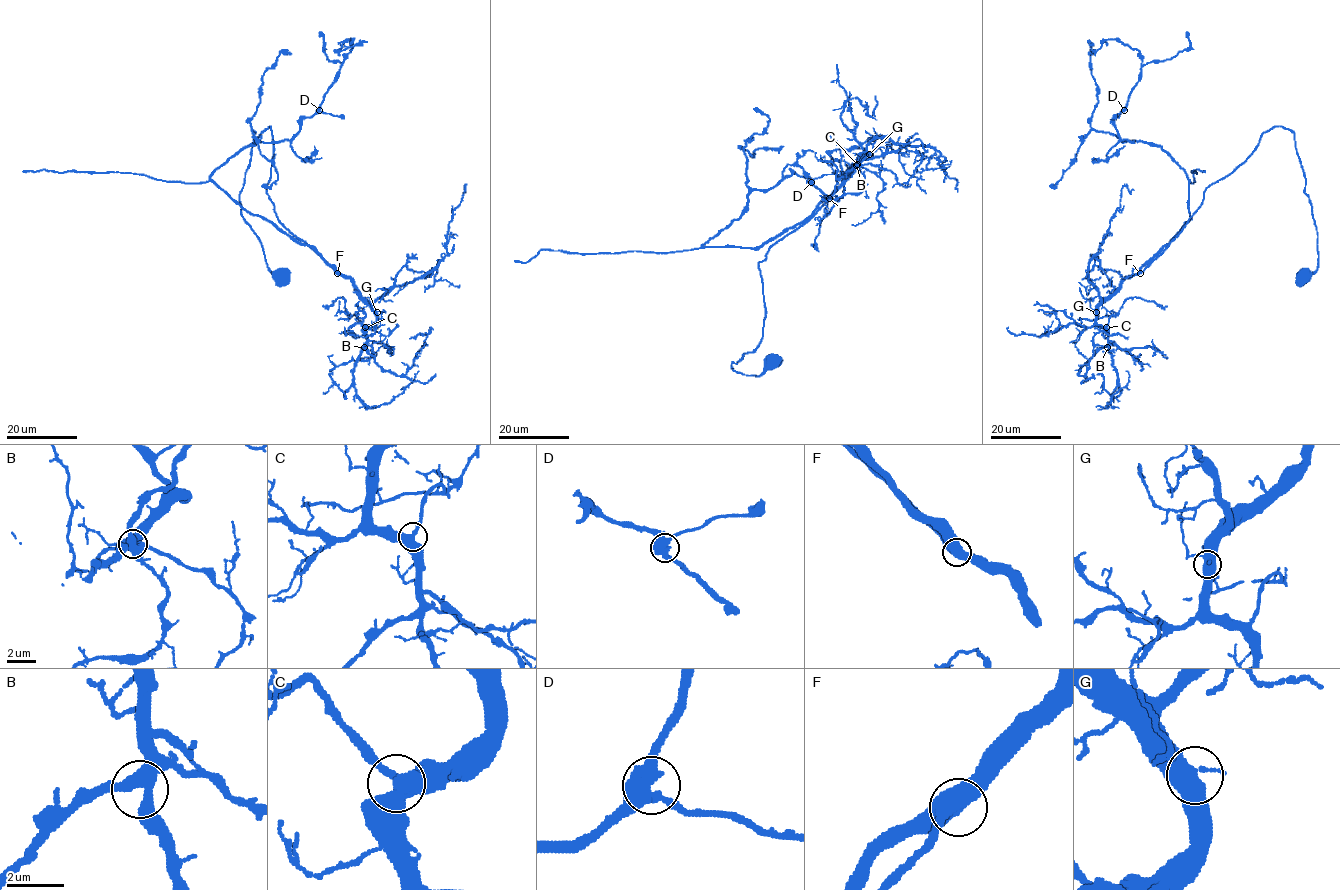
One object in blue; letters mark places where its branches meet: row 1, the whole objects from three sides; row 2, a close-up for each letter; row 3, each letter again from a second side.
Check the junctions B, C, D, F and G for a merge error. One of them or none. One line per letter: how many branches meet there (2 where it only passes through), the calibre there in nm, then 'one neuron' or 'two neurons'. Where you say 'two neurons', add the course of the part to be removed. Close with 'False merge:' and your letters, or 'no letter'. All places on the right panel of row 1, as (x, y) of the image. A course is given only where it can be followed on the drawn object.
B: branches 3; calibre 400 nm; one neuron
C: branches 3; calibre 440 nm; one neuron
D: branches 3; calibre 500 nm; one neuron
F: branches 3; calibre 480 nm; one neuron
G: branches 3; calibre 480 nm; one neuron
False merge: no letter

